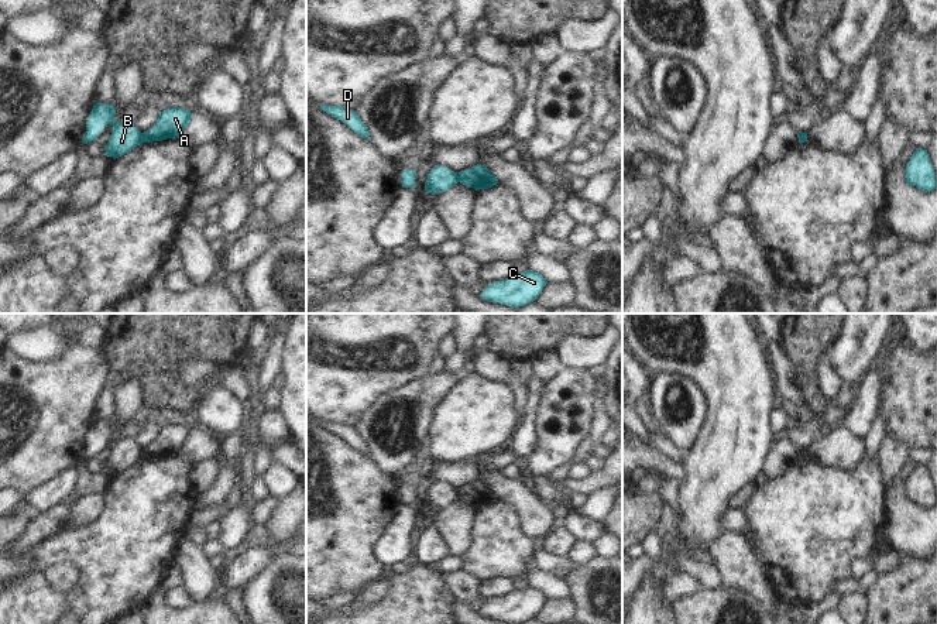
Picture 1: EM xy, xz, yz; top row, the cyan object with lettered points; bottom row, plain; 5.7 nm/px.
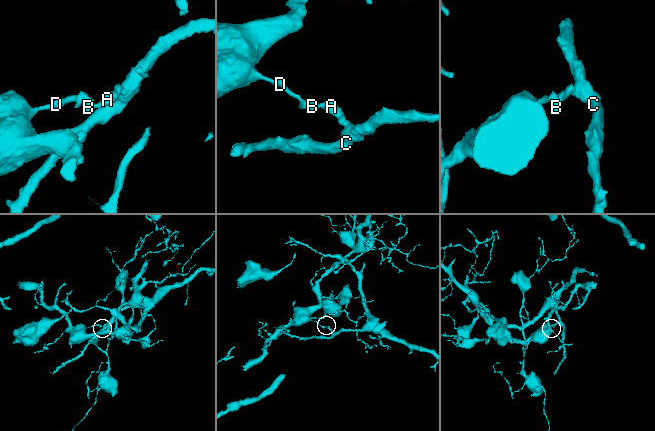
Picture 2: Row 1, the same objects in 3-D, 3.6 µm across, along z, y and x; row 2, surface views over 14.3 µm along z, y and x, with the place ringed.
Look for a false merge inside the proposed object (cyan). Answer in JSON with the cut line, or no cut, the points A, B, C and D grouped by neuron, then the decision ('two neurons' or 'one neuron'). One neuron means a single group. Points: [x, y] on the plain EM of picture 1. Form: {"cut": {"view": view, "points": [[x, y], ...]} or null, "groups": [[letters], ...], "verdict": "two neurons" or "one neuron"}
{"cut": {"view": "xy", "points": [[141, 449], [143, 458]]}, "groups": [["A", "C"], ["B", "D"]], "verdict": "two neurons"}

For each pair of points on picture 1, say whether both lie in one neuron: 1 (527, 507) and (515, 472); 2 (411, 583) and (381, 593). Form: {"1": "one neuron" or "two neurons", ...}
{"1": "two neurons", "2": "two neurons"}

